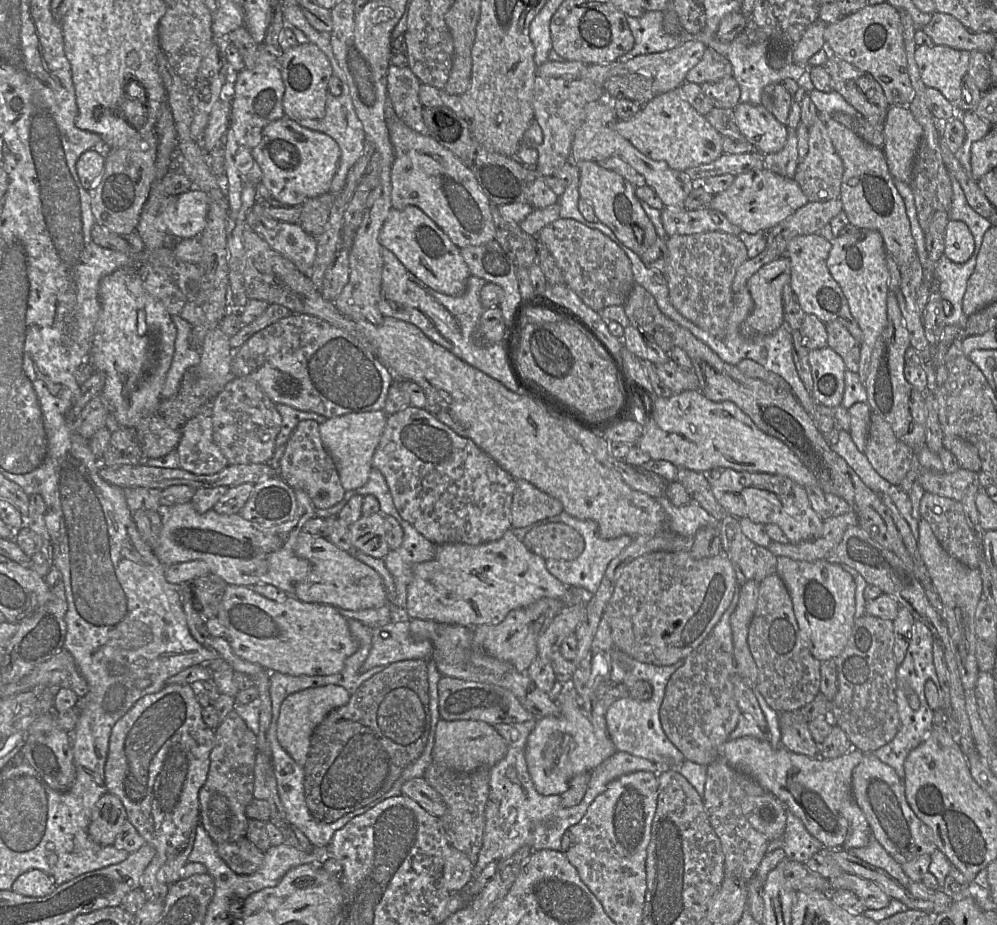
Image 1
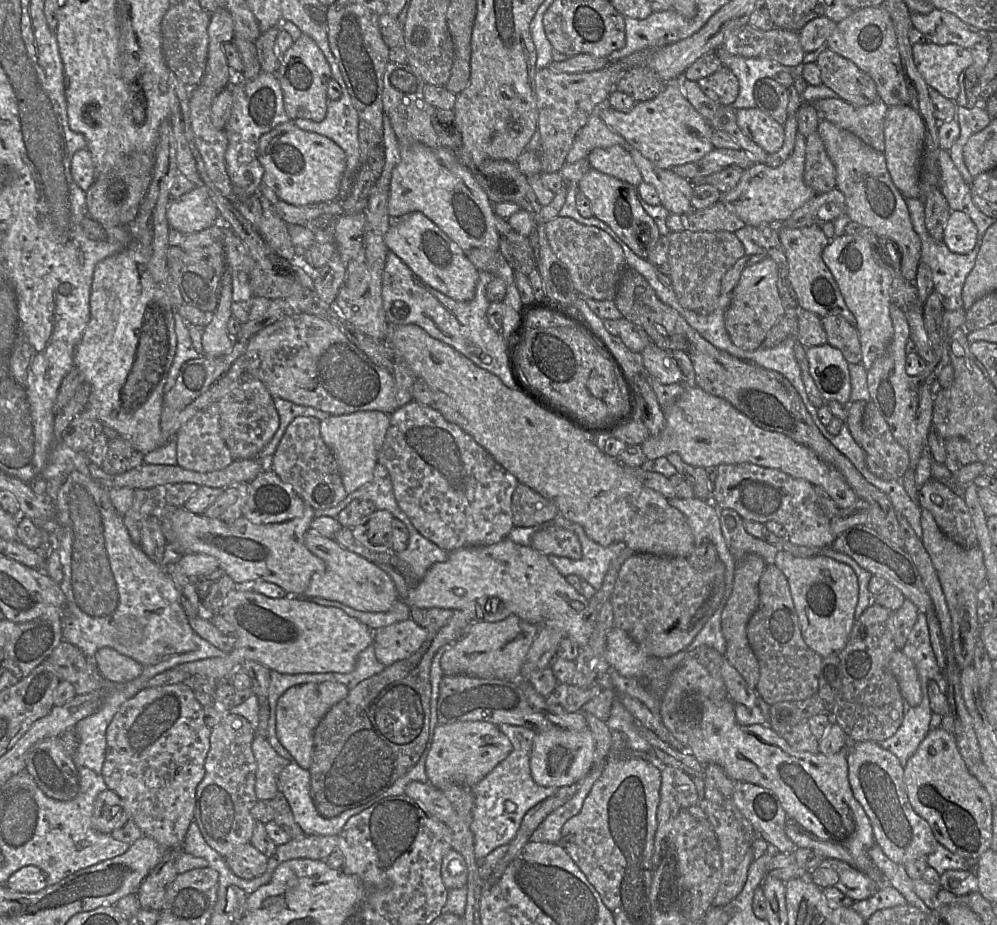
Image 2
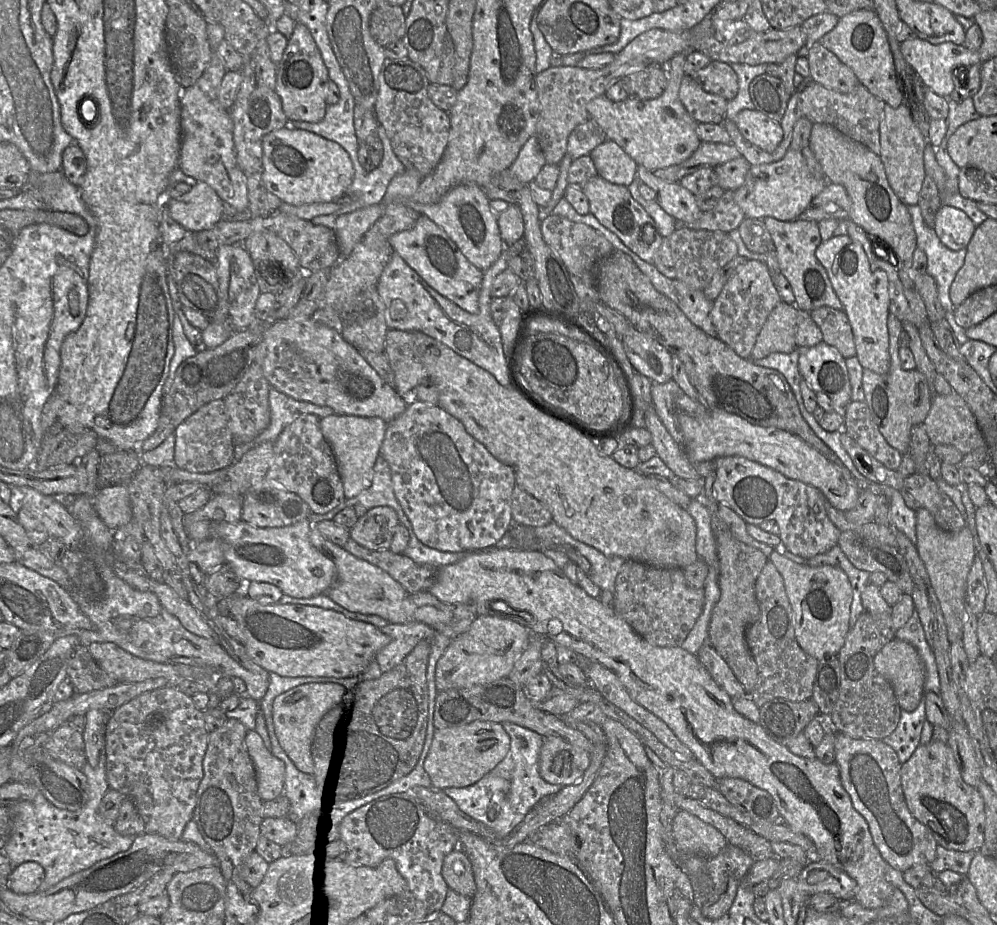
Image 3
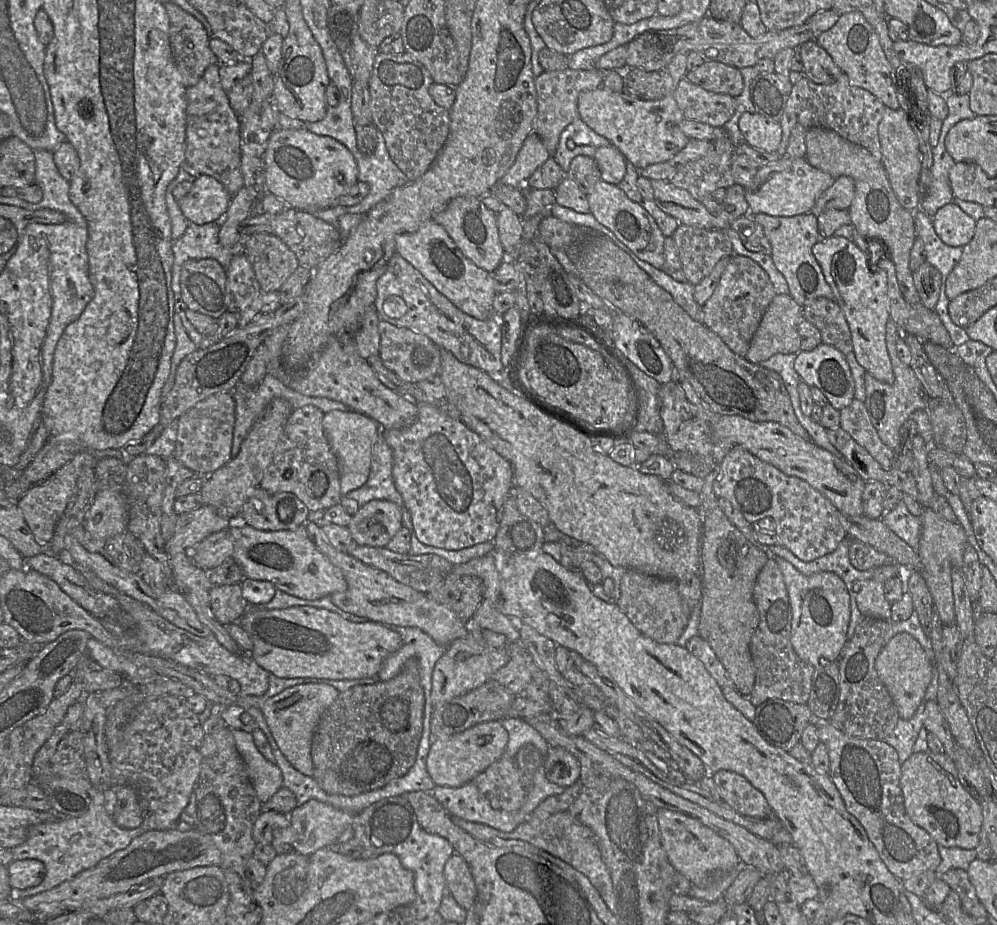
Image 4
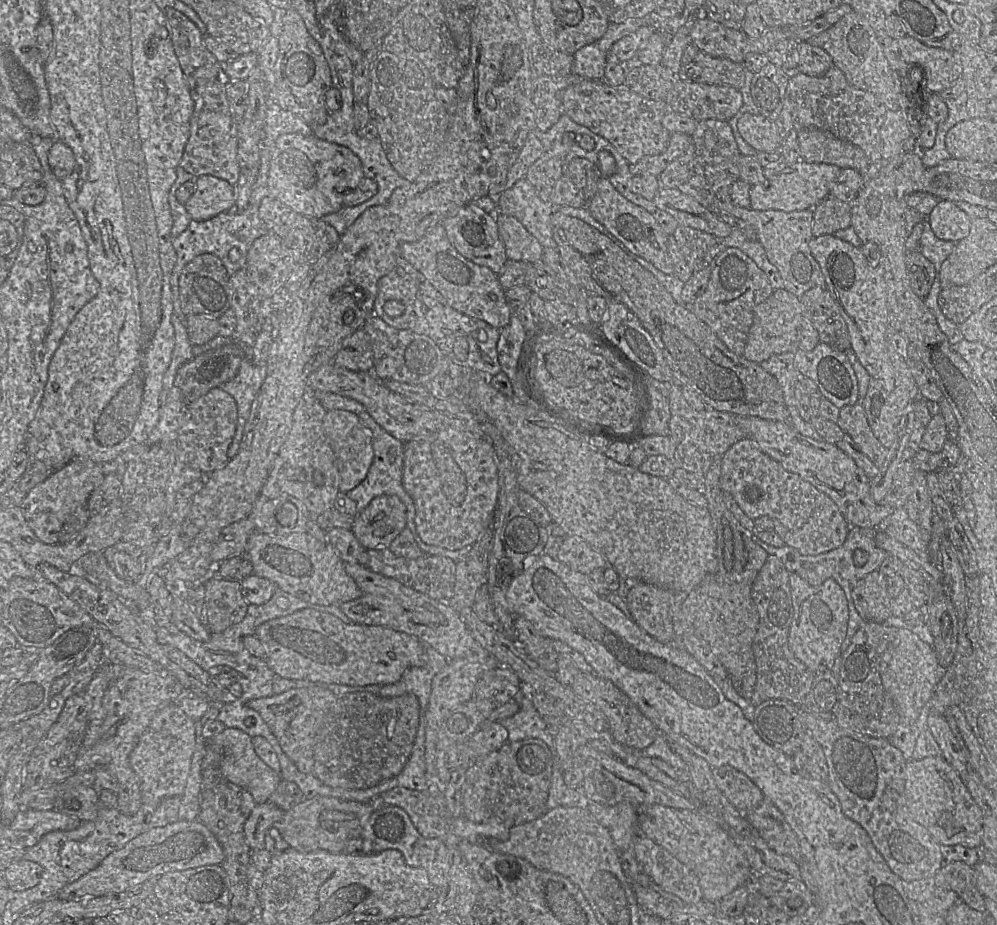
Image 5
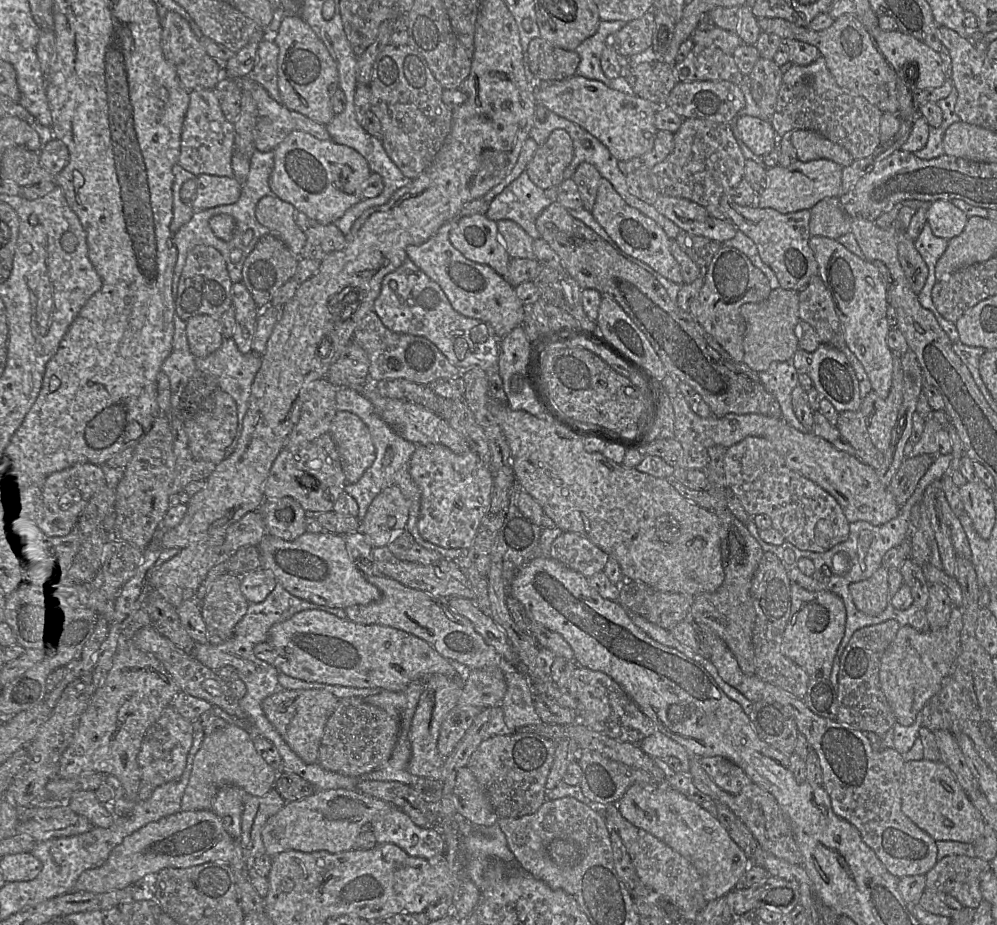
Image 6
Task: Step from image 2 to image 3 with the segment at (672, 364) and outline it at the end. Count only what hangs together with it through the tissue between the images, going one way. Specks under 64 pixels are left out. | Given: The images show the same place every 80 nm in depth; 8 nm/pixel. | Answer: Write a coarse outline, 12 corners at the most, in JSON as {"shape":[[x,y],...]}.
{"shape":[[631,327],[621,341],[638,372],[659,384],[672,379],[672,355]]}

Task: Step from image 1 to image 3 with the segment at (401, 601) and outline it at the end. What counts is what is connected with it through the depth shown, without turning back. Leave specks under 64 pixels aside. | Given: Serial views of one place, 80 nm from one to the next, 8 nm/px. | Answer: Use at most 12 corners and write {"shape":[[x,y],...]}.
{"shape":[[410,525],[403,554],[420,565],[442,567],[468,552],[444,552],[424,545]]}

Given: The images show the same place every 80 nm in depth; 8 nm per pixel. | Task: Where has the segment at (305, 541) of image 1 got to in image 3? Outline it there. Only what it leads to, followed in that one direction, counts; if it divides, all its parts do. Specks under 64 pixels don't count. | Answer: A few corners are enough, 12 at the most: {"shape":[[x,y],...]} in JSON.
{"shape":[[312,527],[311,544],[335,564],[326,594],[390,624],[439,629],[451,610],[417,606],[386,571]]}

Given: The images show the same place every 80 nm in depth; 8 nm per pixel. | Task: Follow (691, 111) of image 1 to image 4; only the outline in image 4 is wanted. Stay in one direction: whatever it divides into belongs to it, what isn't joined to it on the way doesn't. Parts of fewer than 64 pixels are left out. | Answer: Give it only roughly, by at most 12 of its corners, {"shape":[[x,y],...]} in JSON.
{"shape":[[687,53],[668,63],[671,93],[645,101],[602,86],[579,118],[637,169],[689,142],[673,95]]}

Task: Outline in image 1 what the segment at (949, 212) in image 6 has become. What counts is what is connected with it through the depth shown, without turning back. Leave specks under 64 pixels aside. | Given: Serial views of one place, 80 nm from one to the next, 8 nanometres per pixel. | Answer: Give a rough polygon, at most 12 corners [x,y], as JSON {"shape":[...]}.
{"shape":[[949,220],[944,256],[967,262],[975,240],[962,221]]}

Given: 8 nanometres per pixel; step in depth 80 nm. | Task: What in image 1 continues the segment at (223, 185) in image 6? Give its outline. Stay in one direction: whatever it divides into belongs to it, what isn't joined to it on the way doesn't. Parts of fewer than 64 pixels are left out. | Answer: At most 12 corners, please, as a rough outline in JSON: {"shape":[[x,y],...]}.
{"shape":[[198,188],[168,197],[161,212],[176,238],[205,229],[210,197]]}

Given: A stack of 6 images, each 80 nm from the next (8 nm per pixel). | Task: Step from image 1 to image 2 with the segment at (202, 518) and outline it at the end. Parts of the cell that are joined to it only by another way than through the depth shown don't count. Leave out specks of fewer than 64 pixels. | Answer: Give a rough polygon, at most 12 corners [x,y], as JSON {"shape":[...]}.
{"shape":[[177,507],[178,556],[208,554],[235,583],[301,596],[325,562],[315,510],[255,524]]}

